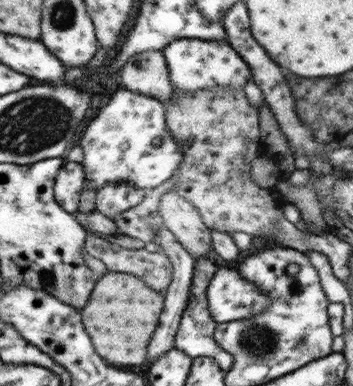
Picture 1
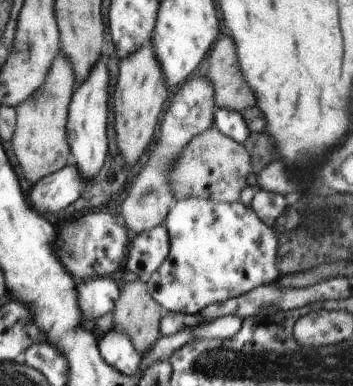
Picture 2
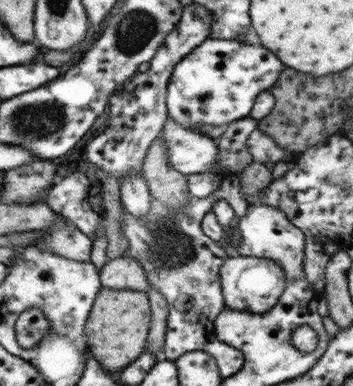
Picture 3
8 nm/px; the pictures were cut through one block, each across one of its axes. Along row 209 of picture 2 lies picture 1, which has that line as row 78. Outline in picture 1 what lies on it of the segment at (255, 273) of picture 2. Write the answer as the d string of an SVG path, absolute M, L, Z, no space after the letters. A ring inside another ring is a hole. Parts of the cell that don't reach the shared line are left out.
M179 38L169 42L163 48L163 58L167 64L171 84L177 90L181 90L183 96L189 96L191 92L197 92L197 90L213 90L215 86L237 90L237 88L243 88L247 80L251 80L249 68L245 66L245 62L233 52L231 46L221 42L201 42L193 38Z

